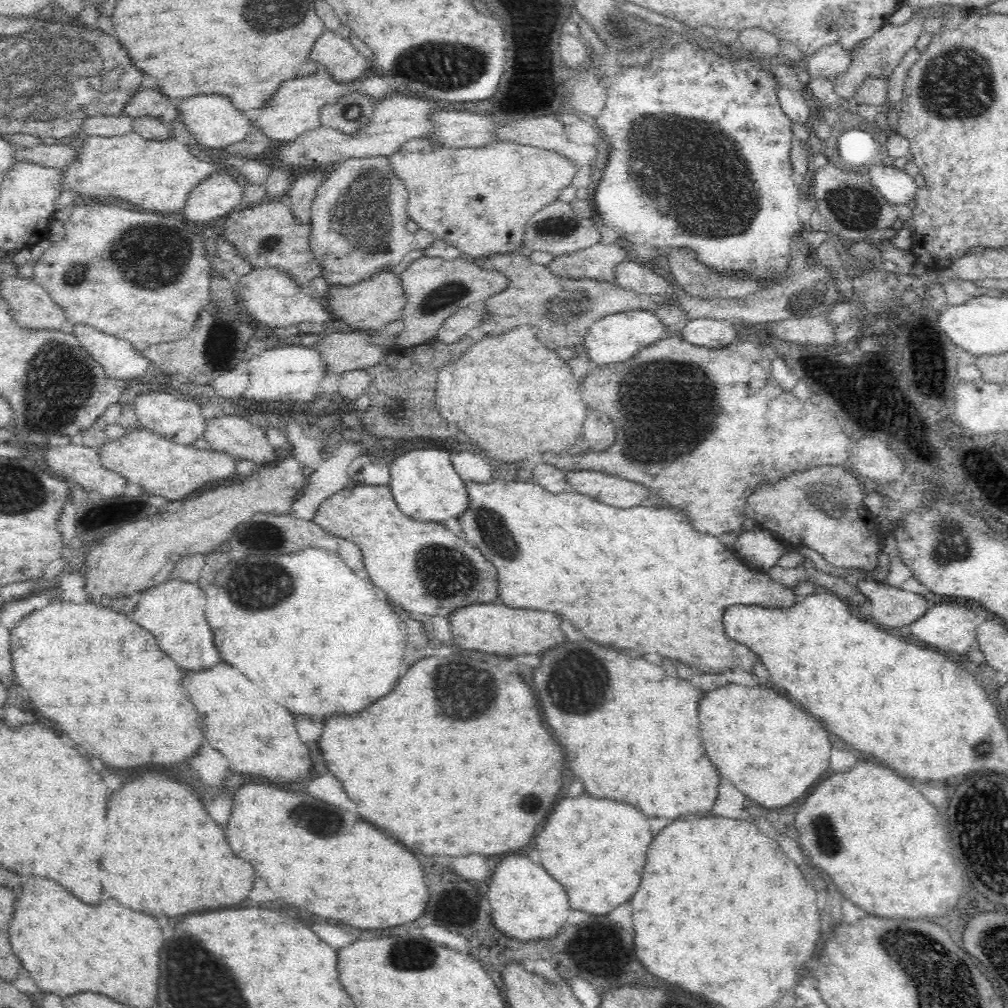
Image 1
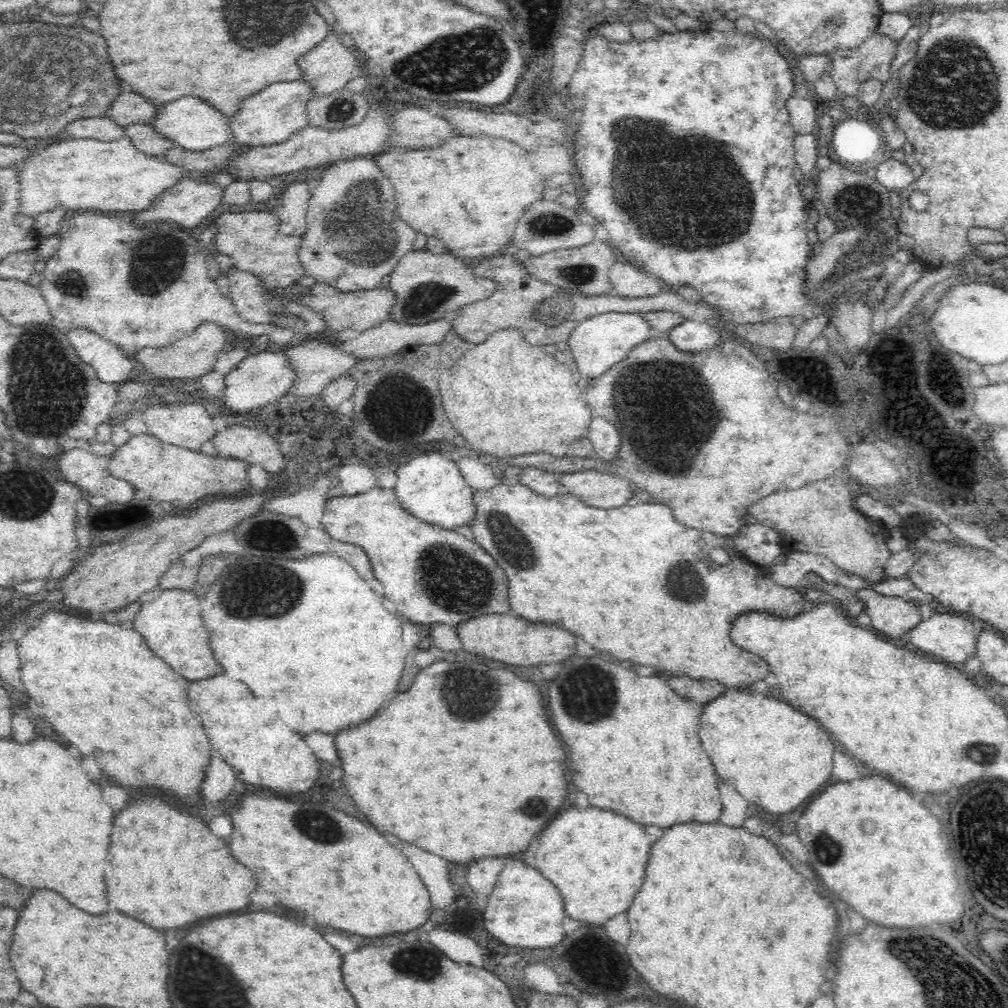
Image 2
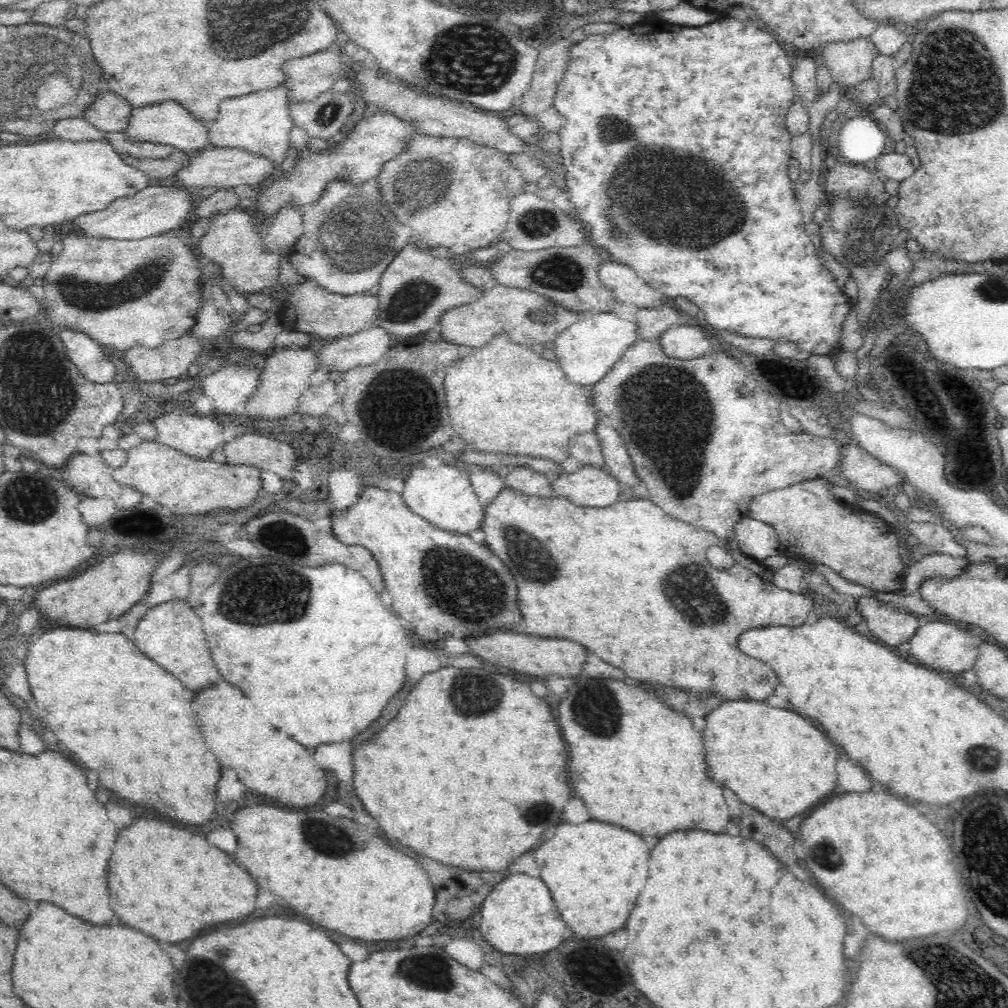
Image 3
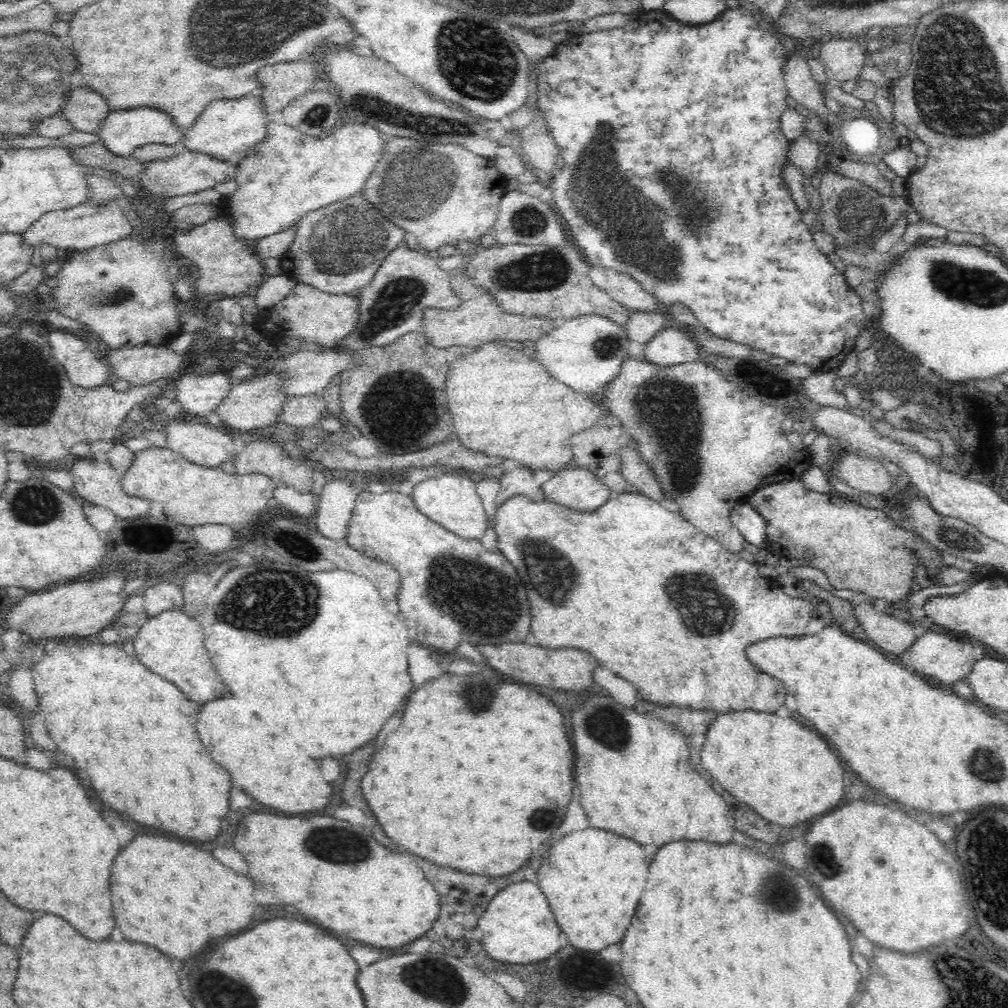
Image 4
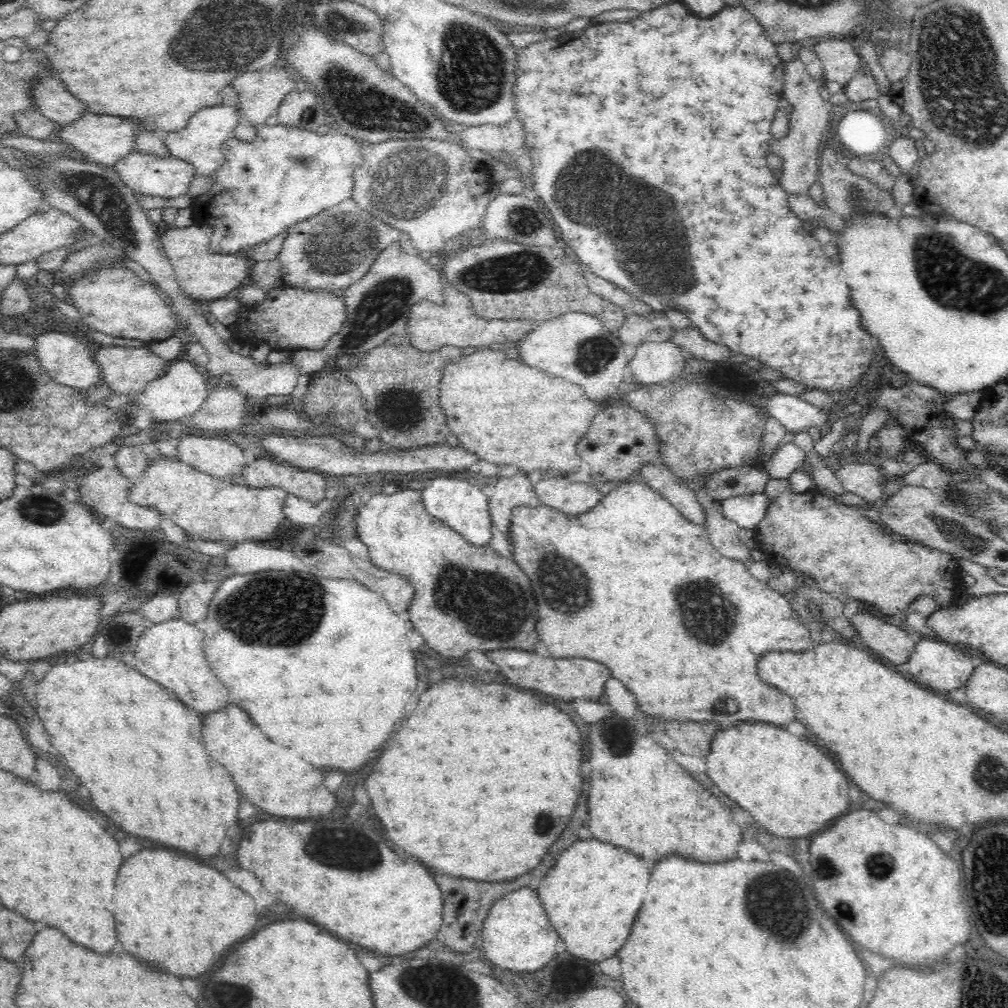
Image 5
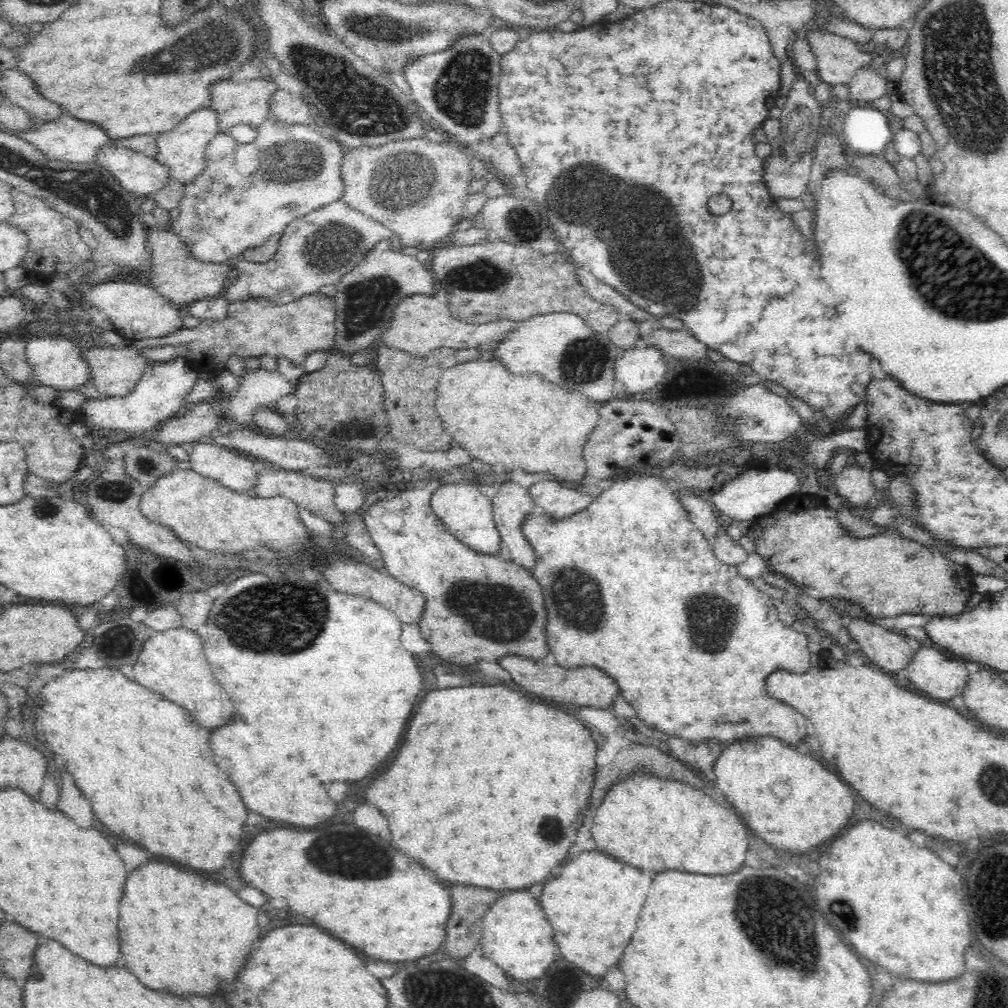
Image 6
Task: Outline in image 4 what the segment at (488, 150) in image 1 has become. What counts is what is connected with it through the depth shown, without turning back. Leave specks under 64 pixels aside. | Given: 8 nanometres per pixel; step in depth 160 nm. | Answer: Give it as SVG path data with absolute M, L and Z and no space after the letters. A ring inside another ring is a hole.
M406 137L387 138L384 154L372 176L366 180L362 195L376 208L380 208L394 224L418 234L416 242L422 251L438 250L441 246L456 246L460 240L480 240L496 225L500 213L500 200L506 192L506 179L498 171L494 158L470 154L458 143L432 144Z

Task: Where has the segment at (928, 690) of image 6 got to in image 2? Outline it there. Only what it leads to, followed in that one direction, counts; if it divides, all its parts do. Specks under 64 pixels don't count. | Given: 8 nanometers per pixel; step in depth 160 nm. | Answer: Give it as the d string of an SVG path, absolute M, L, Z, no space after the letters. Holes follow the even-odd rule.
M934 613L928 619L922 619L910 631L910 642L920 650L920 653L930 656L933 661L960 664L977 652L977 640L974 636L974 626L970 618L963 618L956 613Z

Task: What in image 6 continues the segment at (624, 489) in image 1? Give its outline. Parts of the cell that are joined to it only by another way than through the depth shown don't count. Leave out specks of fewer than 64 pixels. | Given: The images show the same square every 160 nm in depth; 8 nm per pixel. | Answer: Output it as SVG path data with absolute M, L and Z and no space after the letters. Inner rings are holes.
M555 480L534 483L529 494L538 511L548 513L555 521L582 512L593 501L592 496L580 488L567 488Z

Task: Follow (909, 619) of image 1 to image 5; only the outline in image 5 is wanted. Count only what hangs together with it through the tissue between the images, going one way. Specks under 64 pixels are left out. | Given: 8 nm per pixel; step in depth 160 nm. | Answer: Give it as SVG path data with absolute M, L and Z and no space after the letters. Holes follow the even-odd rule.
M857 612L851 623L864 646L872 648L872 655L886 664L904 664L914 652L916 642L904 624L884 622L870 612Z

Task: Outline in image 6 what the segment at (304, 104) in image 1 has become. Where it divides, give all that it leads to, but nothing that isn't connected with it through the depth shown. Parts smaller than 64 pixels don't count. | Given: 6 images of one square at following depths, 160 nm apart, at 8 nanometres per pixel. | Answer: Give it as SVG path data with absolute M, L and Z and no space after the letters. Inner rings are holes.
M204 107L191 112L176 128L172 128L168 132L158 133L156 140L158 152L156 152L155 159L170 169L170 178L186 185L204 172L206 148L208 148L210 140L218 133L220 133L218 113L212 107Z

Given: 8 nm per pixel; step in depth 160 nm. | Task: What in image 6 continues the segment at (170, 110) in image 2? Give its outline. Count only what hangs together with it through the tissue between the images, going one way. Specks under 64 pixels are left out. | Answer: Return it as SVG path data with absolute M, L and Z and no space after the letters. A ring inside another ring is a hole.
M66 112L62 113L60 118L50 121L37 122L30 130L26 132L9 132L16 137L34 145L40 149L48 159L56 159L62 161L70 161L70 163L94 163L96 161L96 154L100 148L112 144L110 136L104 131L104 128L90 123L88 121L80 120Z

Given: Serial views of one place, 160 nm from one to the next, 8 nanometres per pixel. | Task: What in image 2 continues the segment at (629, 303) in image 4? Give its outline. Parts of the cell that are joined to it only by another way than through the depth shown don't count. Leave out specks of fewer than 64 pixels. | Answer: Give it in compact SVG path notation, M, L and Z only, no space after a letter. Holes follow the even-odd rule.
M623 259L617 260L610 267L609 280L613 294L621 297L652 296L662 290L661 282Z

